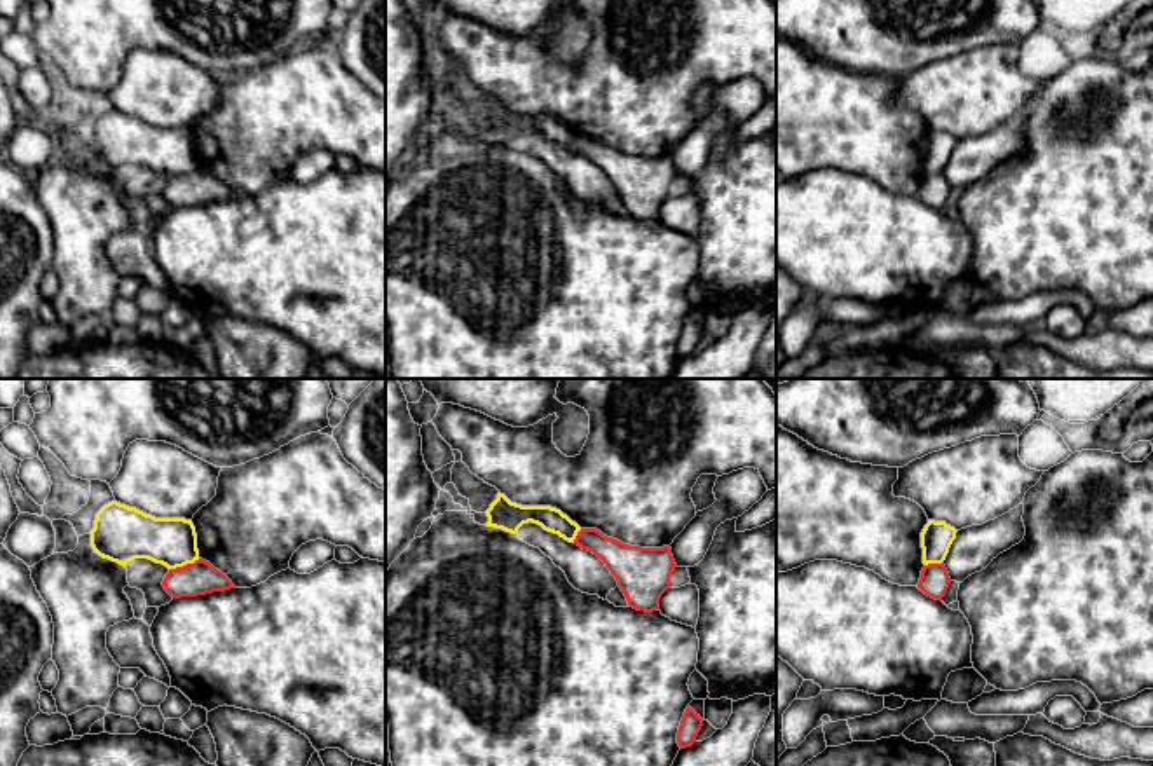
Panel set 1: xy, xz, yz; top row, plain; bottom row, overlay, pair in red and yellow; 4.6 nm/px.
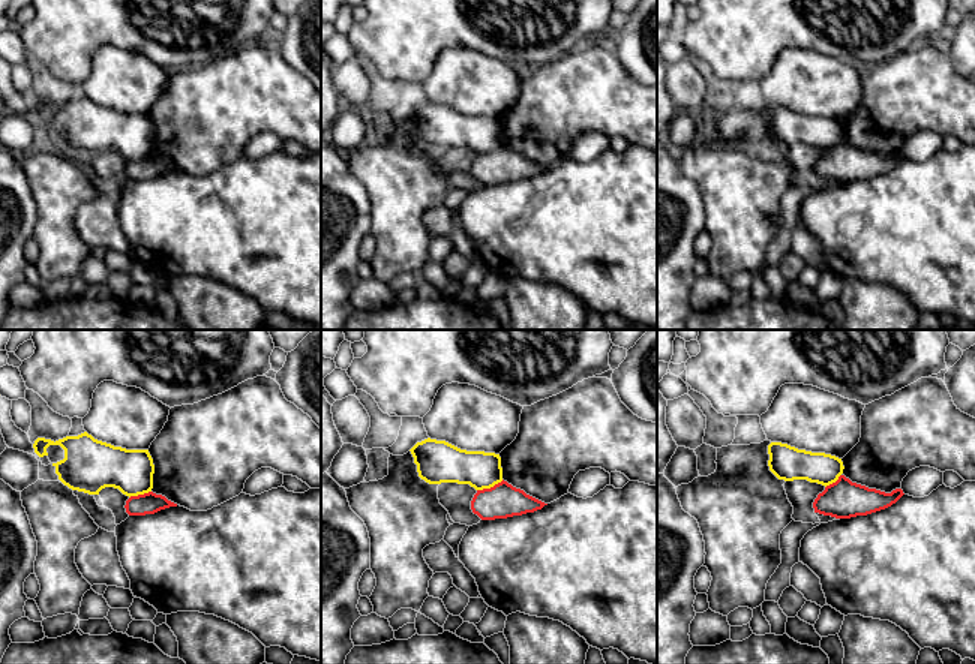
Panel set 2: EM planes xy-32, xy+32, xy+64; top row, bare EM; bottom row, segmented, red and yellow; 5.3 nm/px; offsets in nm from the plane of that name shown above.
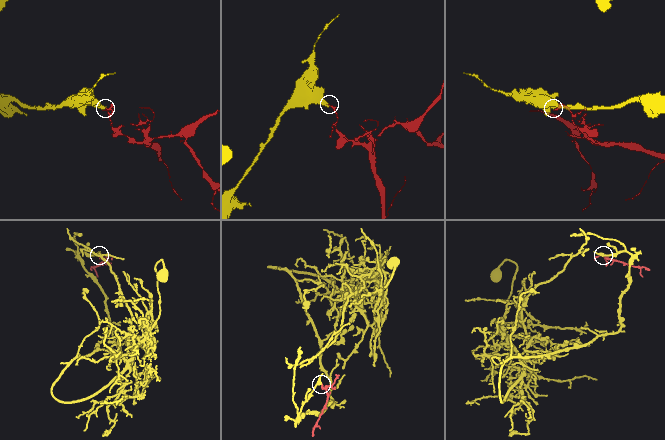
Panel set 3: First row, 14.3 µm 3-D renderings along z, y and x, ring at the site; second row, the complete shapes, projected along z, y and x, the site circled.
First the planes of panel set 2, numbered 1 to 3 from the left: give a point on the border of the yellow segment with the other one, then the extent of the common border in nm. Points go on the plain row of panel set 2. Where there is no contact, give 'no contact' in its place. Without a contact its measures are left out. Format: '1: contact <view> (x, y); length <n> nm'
1: contact xy-32 (140, 159); length 130 nm
2: contact xy+32 (491, 152); length 160 nm
3: contact xy+64 (833, 147); length 120 nm

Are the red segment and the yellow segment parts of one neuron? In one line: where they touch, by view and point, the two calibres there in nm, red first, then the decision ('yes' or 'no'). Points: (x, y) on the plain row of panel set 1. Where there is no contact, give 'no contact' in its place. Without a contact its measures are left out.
xy (184, 175) | 160/220 nm | no

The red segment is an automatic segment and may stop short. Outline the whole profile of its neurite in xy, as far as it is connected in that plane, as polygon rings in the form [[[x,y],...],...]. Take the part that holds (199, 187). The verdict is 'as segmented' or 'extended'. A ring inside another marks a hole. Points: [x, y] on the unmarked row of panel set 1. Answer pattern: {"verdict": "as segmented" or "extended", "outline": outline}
{"verdict": "as segmented", "outline": [[[202,168],[183,176],[169,178],[162,195],[173,208],[197,206],[235,197],[222,180]]]}

